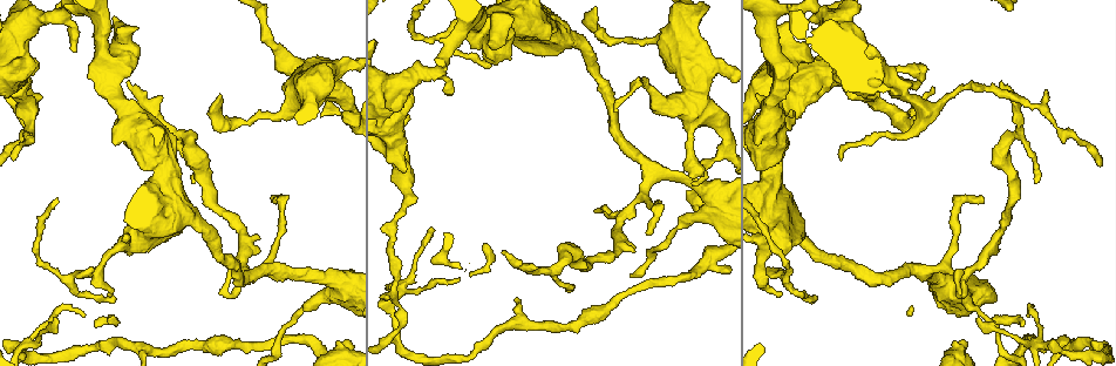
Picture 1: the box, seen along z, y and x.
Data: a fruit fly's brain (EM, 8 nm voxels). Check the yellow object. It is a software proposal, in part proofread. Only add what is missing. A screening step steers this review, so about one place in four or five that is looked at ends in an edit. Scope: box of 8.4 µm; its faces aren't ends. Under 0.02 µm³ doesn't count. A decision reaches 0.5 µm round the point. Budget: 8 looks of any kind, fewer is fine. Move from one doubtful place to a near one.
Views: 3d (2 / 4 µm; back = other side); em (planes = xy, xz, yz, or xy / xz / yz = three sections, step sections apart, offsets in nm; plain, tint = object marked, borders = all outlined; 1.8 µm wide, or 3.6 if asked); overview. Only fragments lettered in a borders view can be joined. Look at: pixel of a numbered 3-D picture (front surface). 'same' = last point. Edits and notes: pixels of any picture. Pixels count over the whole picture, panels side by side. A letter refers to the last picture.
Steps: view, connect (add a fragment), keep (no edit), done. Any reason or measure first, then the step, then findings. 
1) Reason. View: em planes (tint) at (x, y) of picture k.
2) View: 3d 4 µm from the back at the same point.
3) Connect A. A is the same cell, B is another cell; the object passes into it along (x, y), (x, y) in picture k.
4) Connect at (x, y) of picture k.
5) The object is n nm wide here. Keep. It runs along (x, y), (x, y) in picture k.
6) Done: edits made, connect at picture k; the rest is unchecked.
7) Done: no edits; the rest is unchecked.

Abrupt turn. View: 3d 4 µm at (716, 198) of picture 1.

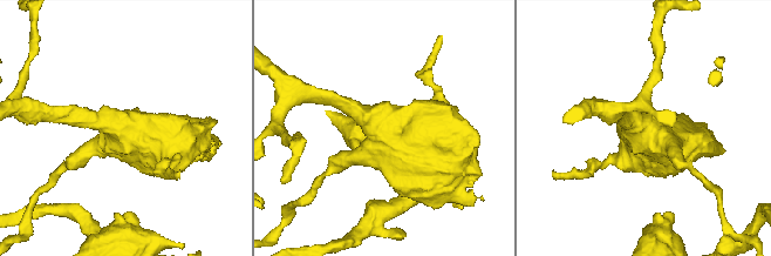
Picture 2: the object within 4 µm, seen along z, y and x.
View: em 3.6 µm xy step 4 (tint) at (384, 129) of picture 2.

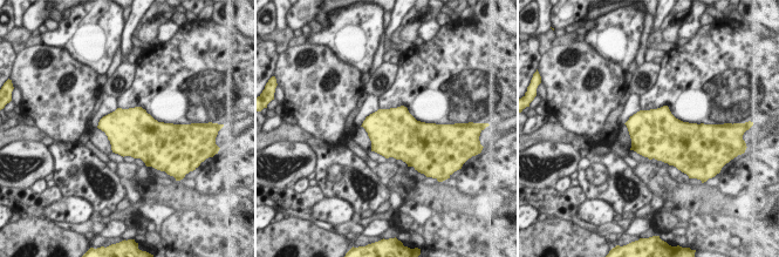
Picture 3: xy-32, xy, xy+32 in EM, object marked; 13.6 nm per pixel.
Cut it another way. View: em 3.6 µm planes (borders) at the same point.

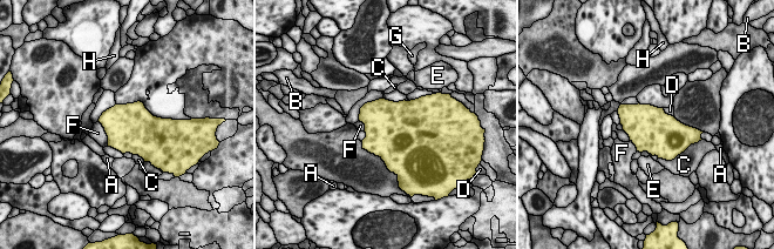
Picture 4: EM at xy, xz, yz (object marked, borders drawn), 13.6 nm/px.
The object is 600 nm wide here; the longest contact is with F, 360 nm. Keep. A, B, C, D, E, F, G and H are other cells; none of them fits.

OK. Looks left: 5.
Branch stops here. View: em planes (plain) at (922, 79) of picture 1.

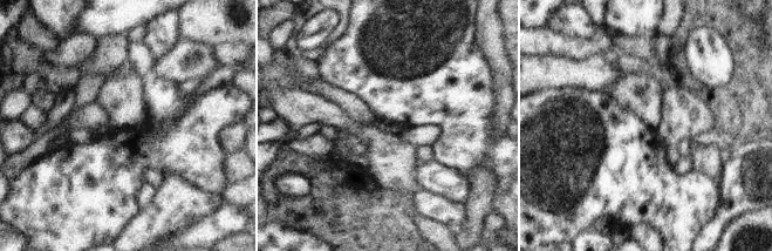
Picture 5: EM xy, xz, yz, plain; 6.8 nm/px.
What lies round it. View: em planes (borders) at the same point.

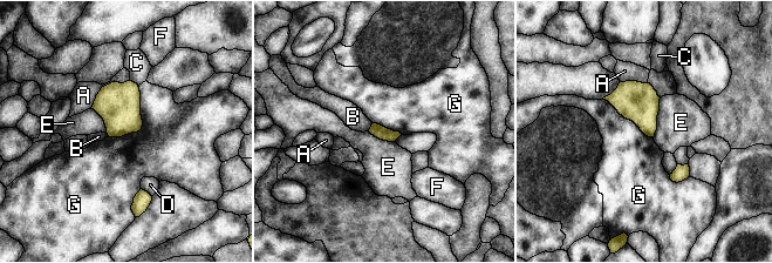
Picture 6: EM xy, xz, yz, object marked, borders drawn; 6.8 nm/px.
Keep. A, B, C, D, E, F and G are other cells; none of them fits.

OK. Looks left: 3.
Stops while still wide. View: 3d 4 µm from the back at (129, 70) of picture 1.

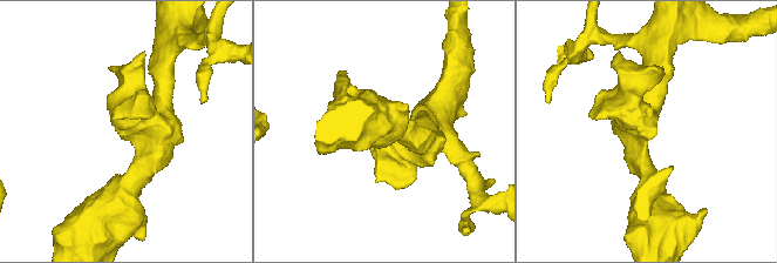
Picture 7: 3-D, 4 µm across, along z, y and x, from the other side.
View: em xz step 4 (borders) at (656, 133) of picture 7.

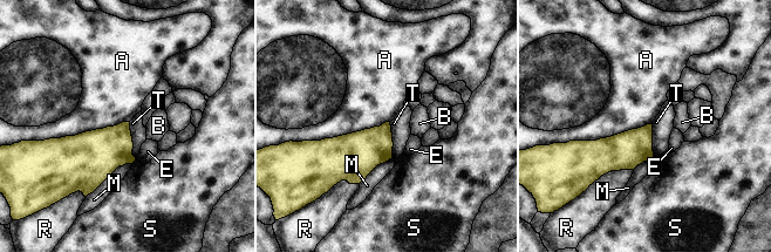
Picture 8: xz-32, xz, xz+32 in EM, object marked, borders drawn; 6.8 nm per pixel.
The longest contact is with A, 600 nm. Keep. A, B, E, M, R, S and T are other cells; a border runs along (129, 121), (45, 140) in picture 8; no lettered fragment goes on from it.

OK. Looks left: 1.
Done: no edits; the rest is unchecked.

